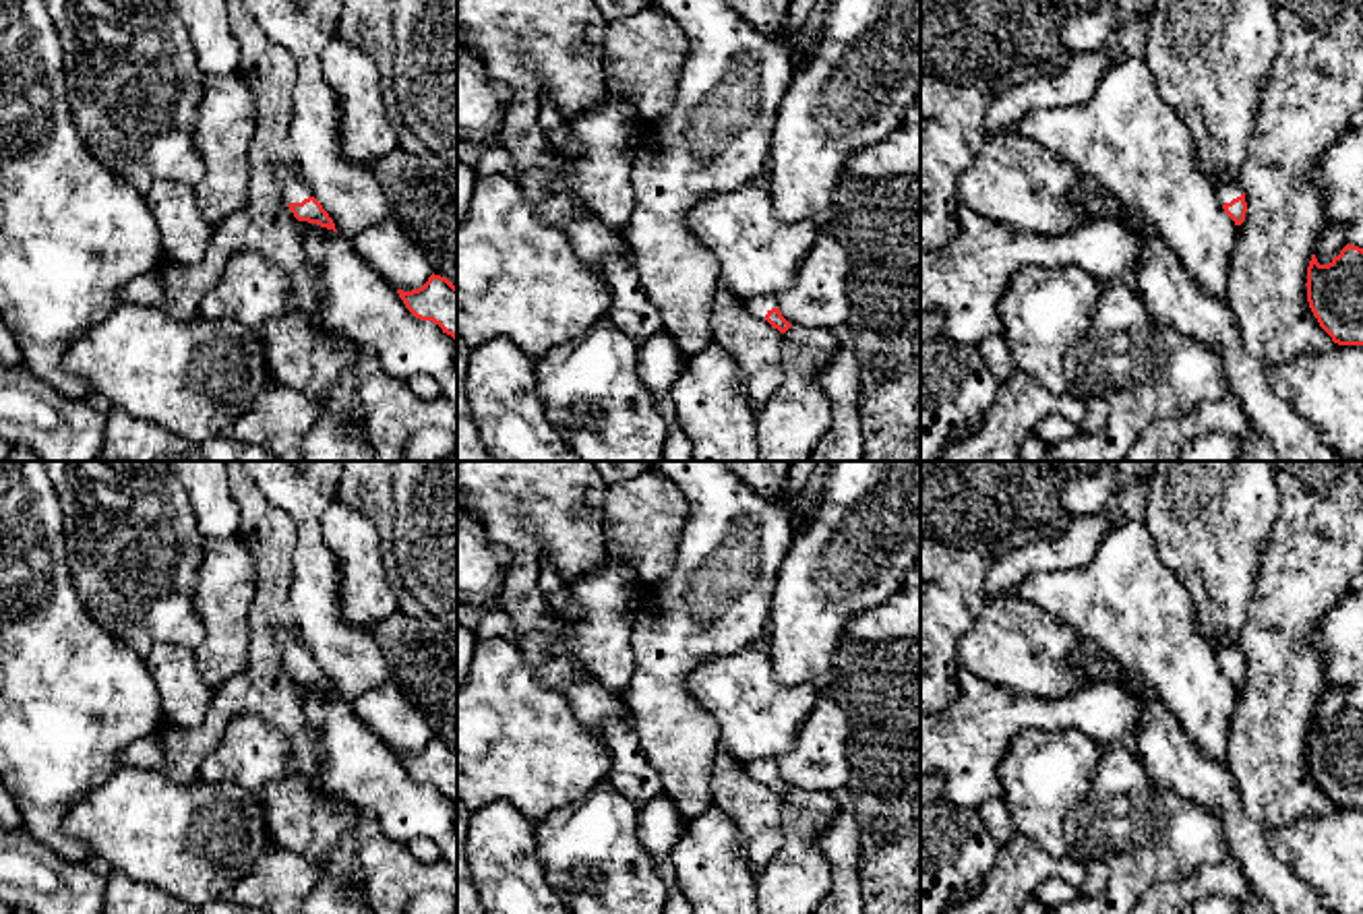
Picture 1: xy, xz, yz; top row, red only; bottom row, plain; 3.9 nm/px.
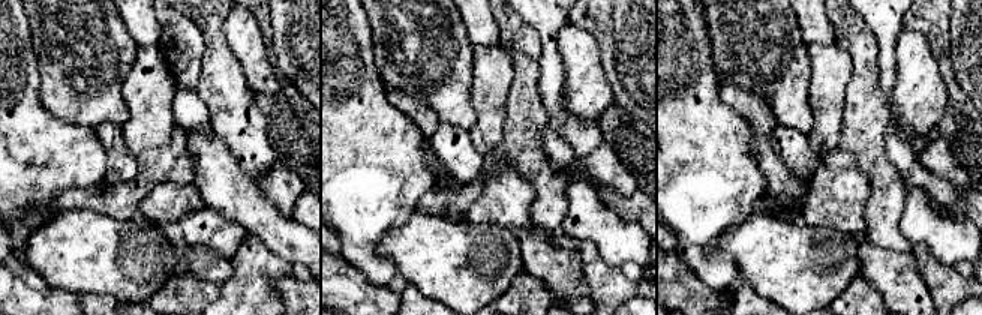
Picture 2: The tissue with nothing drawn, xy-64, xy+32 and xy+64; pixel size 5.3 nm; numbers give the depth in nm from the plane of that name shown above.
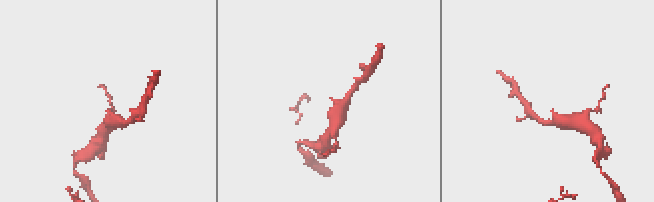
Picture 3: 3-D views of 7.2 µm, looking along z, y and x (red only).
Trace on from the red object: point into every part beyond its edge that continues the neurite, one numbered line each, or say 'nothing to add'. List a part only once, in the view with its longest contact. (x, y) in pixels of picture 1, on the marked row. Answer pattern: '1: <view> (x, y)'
1: xy (294, 189)

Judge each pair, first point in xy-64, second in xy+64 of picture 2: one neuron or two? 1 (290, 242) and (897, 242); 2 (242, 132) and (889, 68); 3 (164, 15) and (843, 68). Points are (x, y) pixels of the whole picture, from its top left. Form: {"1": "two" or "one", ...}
{"1": "two", "2": "one", "3": "two"}

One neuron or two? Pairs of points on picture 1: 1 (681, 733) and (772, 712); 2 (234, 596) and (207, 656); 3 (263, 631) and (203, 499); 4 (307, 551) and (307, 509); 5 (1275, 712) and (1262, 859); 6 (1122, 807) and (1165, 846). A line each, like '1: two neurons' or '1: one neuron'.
1: two neurons
2: one neuron
3: two neurons
4: one neuron
5: two neurons
6: one neuron

